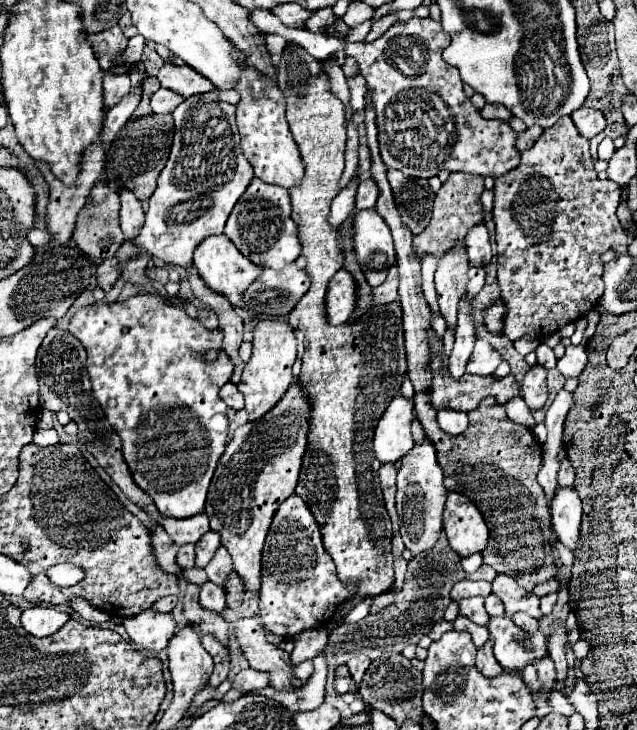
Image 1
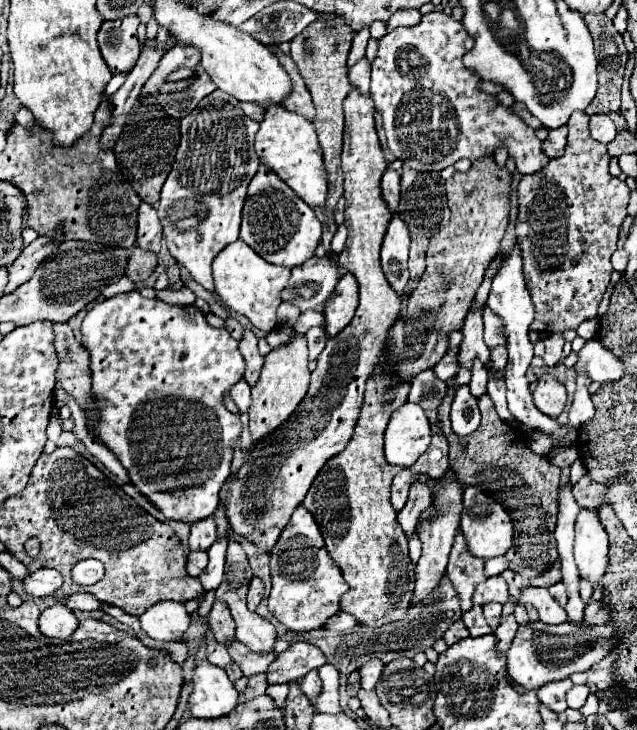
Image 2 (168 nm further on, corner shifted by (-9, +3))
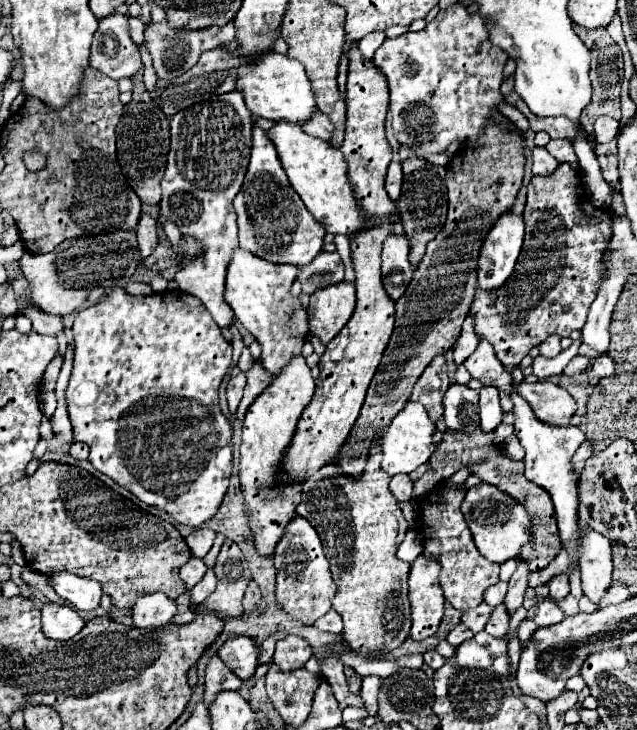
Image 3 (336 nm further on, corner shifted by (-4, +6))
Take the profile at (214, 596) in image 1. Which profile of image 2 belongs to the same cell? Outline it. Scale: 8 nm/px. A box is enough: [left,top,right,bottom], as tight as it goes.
[207,599,235,643]

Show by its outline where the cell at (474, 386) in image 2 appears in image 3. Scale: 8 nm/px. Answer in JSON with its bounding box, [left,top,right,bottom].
[480,386,502,432]

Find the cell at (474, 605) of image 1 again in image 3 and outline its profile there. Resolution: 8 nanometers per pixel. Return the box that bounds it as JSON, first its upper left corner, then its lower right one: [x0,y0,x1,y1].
[486,604,510,638]

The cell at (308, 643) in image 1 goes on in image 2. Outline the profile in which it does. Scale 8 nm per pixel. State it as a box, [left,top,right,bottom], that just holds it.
[265,641,325,683]

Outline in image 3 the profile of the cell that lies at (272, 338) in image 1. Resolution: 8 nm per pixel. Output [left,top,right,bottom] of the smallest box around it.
[240,356,314,558]

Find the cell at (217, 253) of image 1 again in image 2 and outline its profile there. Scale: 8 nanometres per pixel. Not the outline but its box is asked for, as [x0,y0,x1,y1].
[213,239,291,331]

